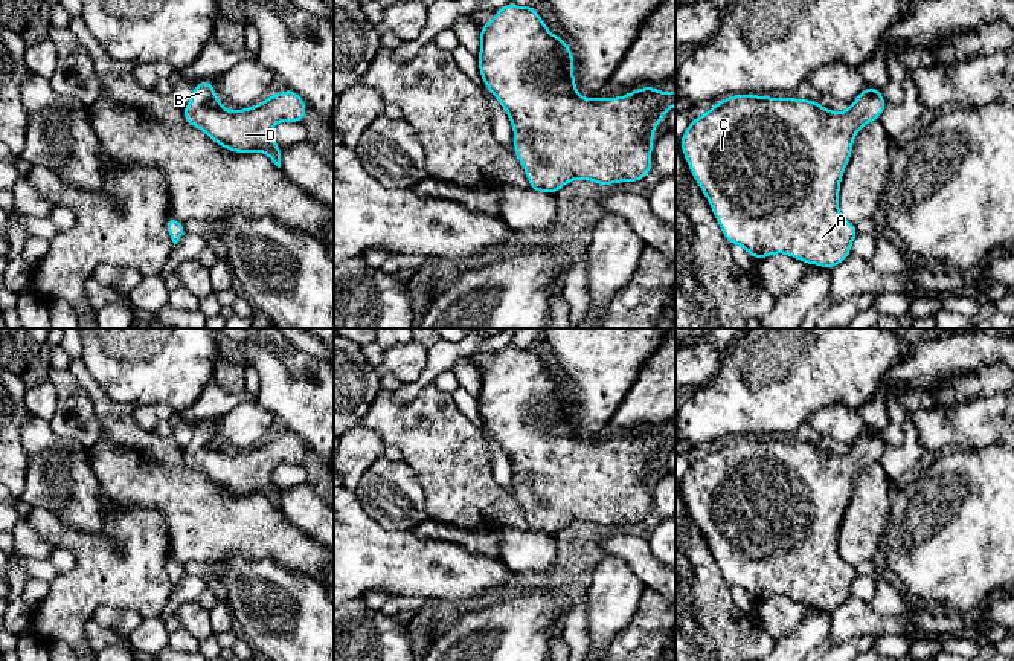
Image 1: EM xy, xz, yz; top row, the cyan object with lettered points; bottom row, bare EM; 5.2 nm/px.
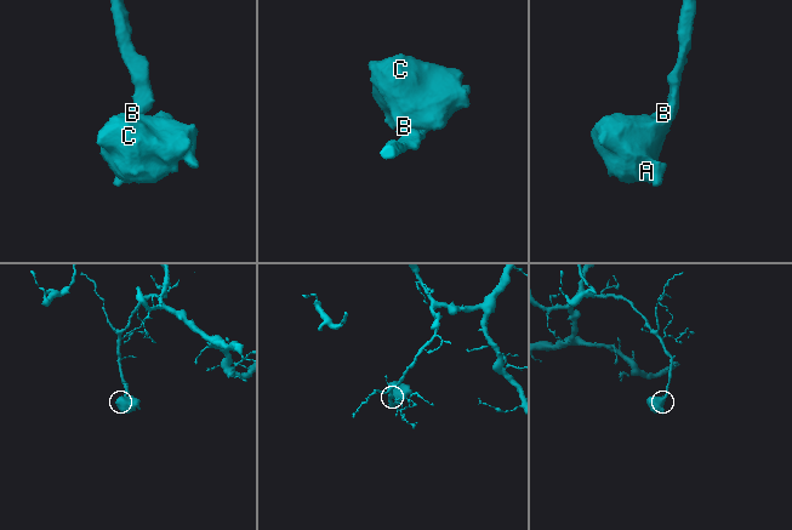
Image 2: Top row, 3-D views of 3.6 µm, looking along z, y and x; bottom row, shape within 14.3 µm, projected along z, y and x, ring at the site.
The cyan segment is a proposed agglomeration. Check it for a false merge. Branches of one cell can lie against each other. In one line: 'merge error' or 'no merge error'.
no merge error

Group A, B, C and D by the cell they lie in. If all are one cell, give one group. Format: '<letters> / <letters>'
A B C D

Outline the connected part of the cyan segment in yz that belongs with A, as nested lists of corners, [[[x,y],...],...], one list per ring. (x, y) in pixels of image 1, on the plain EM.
[[[865,427],[842,455],[811,441],[732,437],[691,463],[680,479],[682,493],[730,586],[740,586],[756,603],[785,595],[807,606],[833,611],[851,597],[851,585],[858,577],[855,566],[839,553],[840,522],[851,502],[852,484],[866,466],[880,461],[886,447],[880,430],[871,427]]]

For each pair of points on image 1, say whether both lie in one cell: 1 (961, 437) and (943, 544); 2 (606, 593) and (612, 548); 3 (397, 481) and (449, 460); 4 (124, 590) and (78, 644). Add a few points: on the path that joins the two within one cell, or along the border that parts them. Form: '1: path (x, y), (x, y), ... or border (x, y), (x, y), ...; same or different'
1: border (994, 443), (981, 449), (946, 449), (935, 455); different
2: border (606, 556), (619, 556), (638, 577); different
3: border (403, 458), (415, 472), (427, 507); different
4: path (105, 590), (78, 614), (78, 626); same

